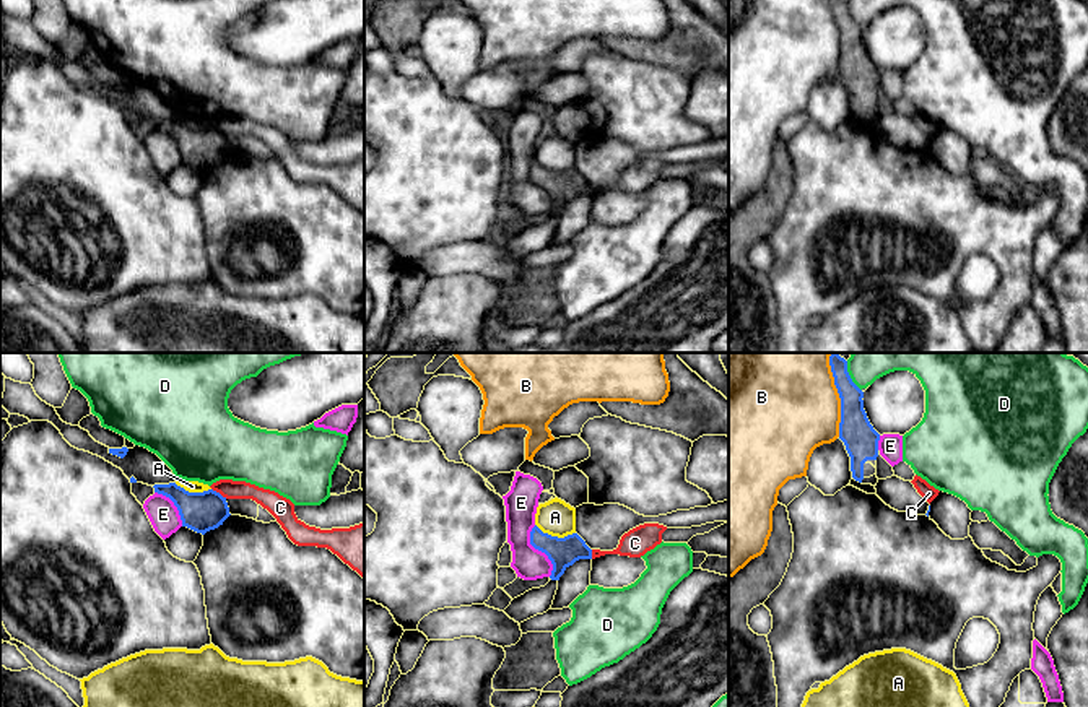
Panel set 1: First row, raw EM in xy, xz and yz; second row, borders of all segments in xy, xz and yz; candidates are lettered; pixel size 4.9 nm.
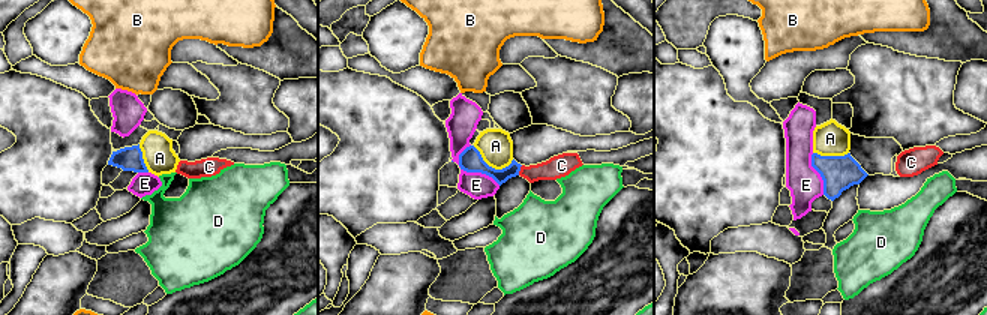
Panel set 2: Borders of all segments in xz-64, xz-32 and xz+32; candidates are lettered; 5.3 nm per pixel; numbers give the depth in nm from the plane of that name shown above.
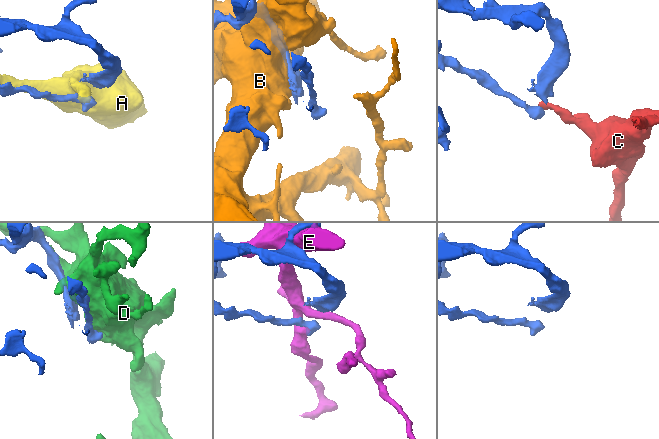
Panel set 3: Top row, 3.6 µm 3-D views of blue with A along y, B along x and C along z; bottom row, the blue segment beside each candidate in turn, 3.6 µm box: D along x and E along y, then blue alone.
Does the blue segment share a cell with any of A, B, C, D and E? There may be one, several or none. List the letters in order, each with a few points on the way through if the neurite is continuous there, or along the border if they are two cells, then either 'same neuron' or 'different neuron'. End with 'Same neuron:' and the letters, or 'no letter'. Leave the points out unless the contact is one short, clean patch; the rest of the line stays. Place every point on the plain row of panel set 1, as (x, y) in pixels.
A: different neuron
B: different neuron
C: border along xy (212, 124), (226, 134); different neuron
D: different neuron
E: different neuron
Same neuron: no letter

